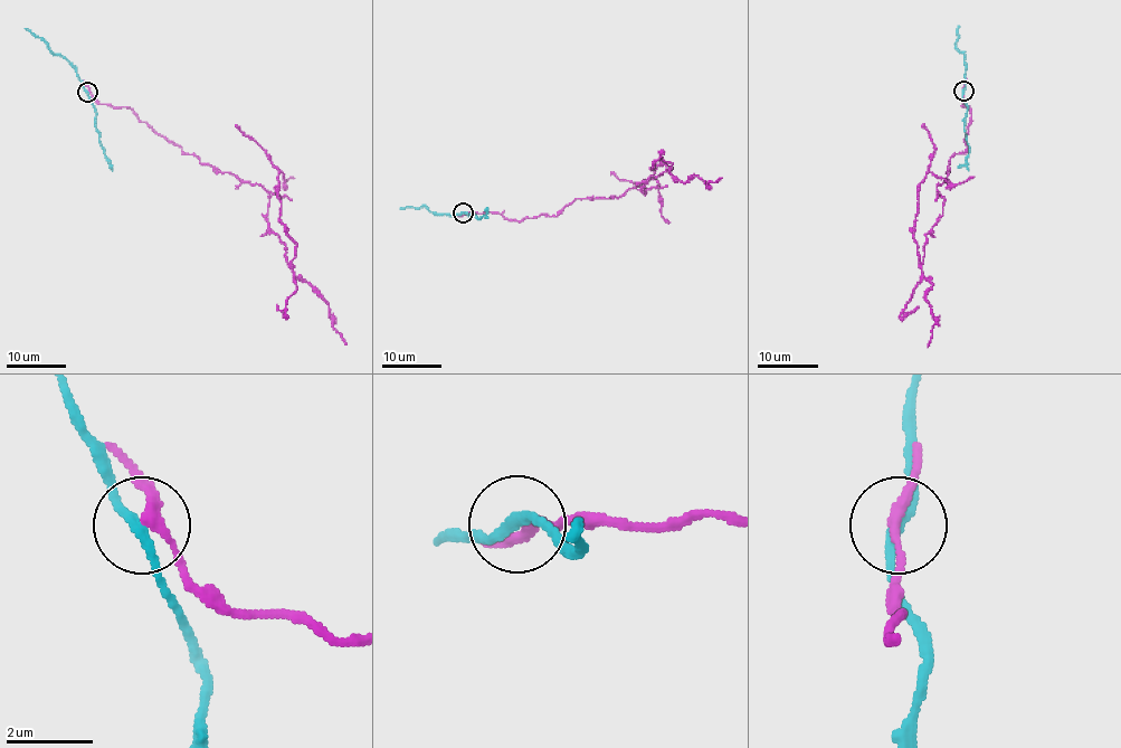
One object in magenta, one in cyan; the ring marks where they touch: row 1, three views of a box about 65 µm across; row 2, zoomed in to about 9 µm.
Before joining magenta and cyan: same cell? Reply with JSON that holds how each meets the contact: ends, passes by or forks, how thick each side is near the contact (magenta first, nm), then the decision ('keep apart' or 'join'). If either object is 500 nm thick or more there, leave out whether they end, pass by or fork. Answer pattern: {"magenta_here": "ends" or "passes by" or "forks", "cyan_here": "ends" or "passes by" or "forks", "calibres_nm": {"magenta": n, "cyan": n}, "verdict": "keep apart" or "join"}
{"magenta_here": "passes by", "cyan_here": "passes by", "calibres_nm": {"magenta": 240, "cyan": 240}, "verdict": "keep apart"}

